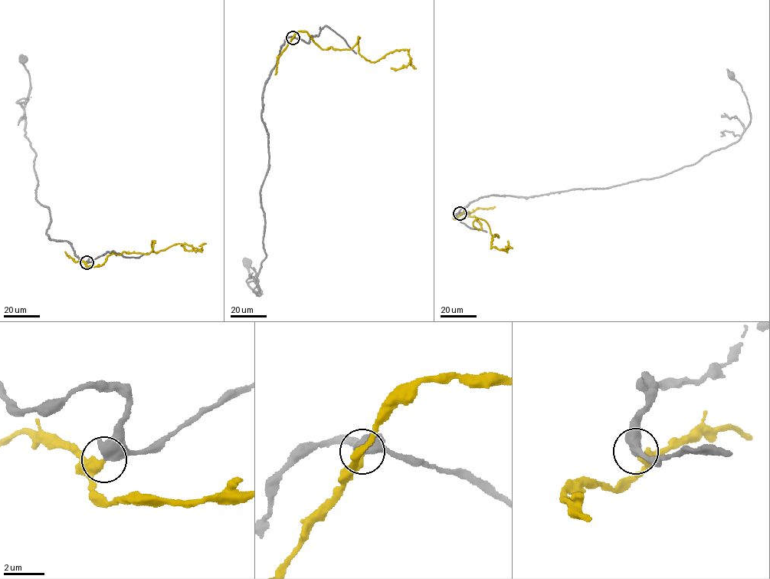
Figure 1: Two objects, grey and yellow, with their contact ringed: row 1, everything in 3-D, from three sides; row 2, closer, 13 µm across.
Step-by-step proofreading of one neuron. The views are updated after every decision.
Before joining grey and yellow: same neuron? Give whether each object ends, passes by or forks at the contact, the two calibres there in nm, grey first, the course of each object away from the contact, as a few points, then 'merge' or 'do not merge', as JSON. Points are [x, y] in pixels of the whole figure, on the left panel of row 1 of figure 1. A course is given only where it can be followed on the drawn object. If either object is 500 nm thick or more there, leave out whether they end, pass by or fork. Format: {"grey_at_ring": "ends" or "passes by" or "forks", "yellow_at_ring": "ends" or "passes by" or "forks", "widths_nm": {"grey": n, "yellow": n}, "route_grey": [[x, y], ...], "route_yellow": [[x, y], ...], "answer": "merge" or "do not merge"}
{"widths_nm": {"grey": 550, "yellow": 400}, "route_grey": [[86, 263], [70, 242], [46, 232], [50, 213], [36, 199], [35, 152], [24, 135], [30, 84], [23, 60]], "route_yellow": [[86, 263], [99, 266], [123, 251], [147, 254], [152, 240], [155, 252], [178, 243], [201, 250], [181, 245]], "answer": "do not merge"}

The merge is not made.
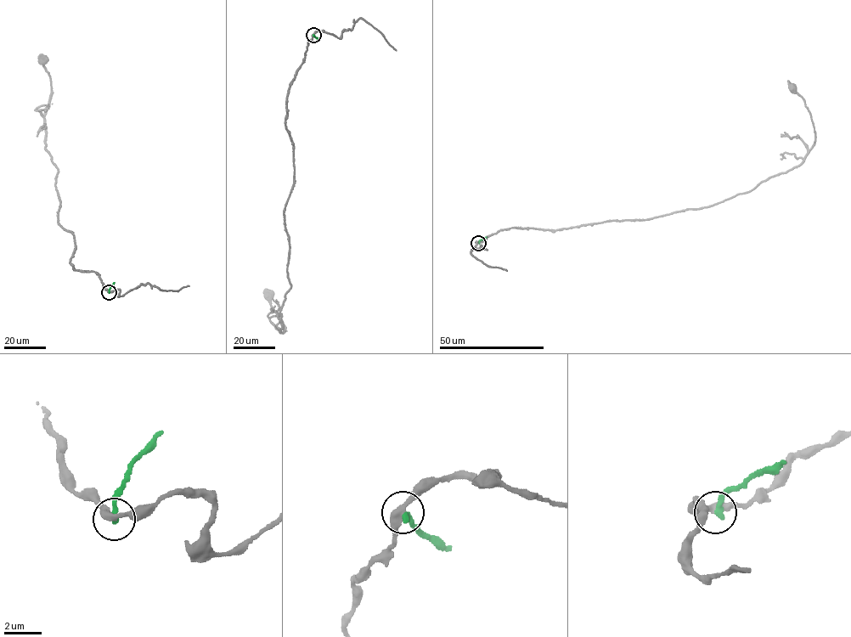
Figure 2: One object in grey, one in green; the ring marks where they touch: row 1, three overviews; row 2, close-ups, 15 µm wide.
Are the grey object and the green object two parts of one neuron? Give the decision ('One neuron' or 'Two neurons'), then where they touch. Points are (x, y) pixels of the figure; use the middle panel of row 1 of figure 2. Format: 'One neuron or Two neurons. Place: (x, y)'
Two neurons. Place: (313, 35)

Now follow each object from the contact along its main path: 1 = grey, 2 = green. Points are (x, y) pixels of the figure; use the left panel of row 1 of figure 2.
1: (109, 292), (98, 273), (73, 267), (75, 239), (58, 222), (57, 169), (45, 148), (51, 89), (43, 60)
2: (109, 292), (115, 282)

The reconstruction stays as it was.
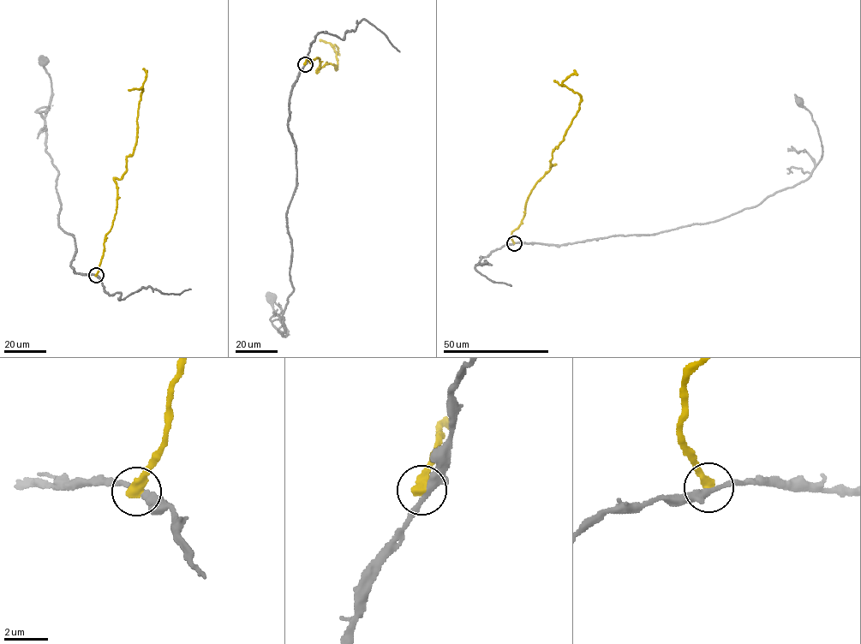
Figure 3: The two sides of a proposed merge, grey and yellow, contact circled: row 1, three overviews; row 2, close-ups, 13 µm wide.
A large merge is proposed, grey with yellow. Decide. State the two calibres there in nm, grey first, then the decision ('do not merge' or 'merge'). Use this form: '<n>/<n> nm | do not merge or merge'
320/500 nm | do not merge

